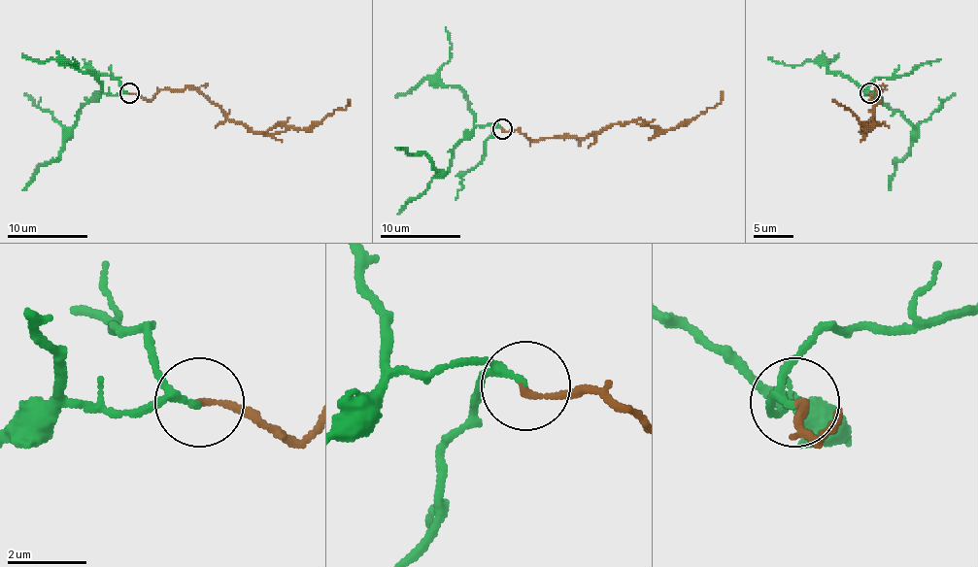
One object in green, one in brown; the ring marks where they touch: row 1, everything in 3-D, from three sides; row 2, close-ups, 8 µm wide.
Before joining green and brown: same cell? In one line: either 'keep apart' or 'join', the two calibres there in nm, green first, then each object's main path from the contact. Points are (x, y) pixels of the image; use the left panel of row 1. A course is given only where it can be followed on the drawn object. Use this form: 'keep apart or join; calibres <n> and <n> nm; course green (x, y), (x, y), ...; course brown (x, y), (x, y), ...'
join; calibres 150 and 160 nm; course green (129, 93), (97, 93), (81, 110), (64, 150), (56, 159), (45, 161), (22, 189); course brown (129, 93), (151, 99), (161, 89), (195, 87), (253, 131), (280, 133), (305, 129), (350, 99)

